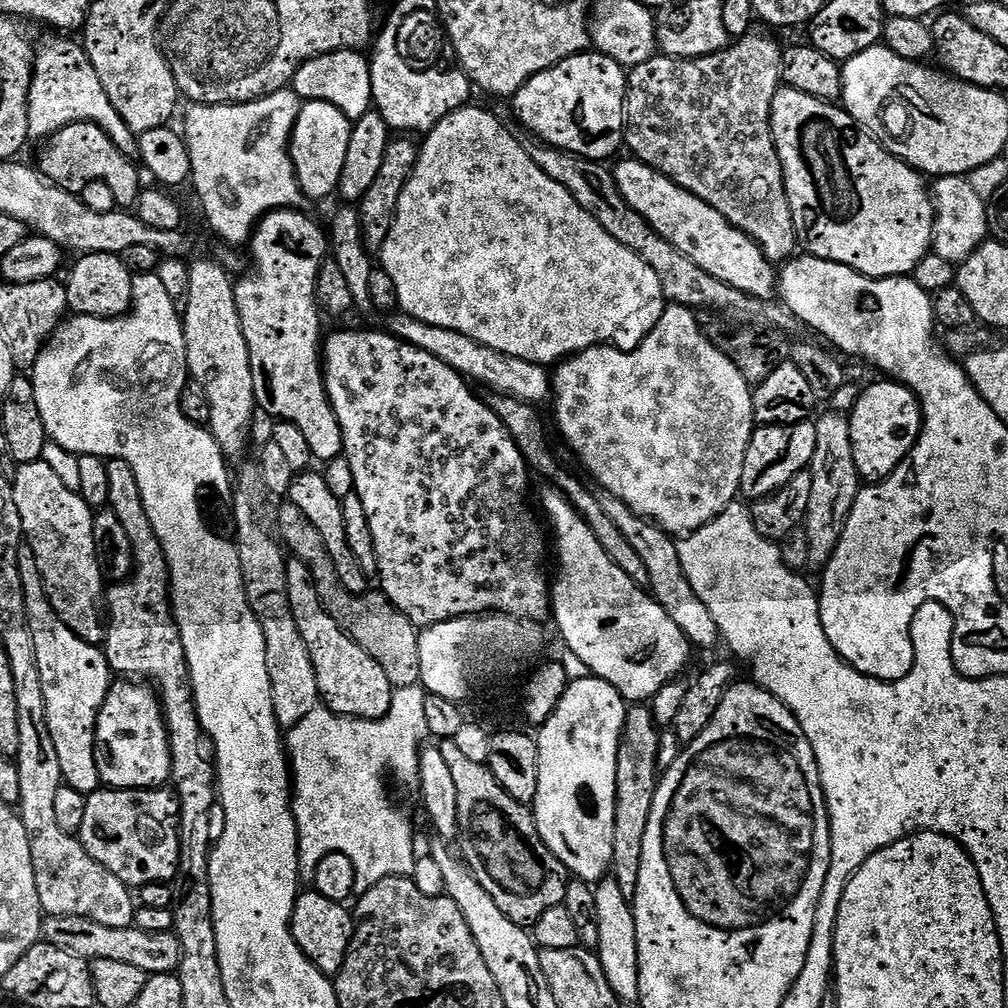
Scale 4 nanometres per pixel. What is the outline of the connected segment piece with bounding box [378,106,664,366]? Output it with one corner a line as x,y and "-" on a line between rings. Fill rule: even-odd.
465,106
457,112
452,112
438,126
434,126
427,133
425,144
420,148
420,157
412,176
406,182
406,190
402,190
402,198
398,202
398,214
394,218
394,226
390,226
390,234
378,253
378,264
384,267
392,288
396,291
399,311
407,316
418,318
418,322
426,322
430,326
440,326
446,330
454,330
458,334
466,334
466,338
474,338
487,348
498,350
507,356
522,358
531,364
555,366
562,360
575,356
578,352
585,352
591,348
607,345
620,332
620,327
639,310
644,299
652,300
663,297
664,291
658,282
658,274
634,254
618,238
606,234
602,226
566,190
566,186
558,186
550,174
546,174
526,154
519,139
511,136
500,125
496,116
491,116
484,108

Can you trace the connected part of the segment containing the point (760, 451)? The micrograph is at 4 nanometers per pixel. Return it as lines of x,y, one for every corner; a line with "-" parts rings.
812,422
780,425
769,423
760,426
752,433
752,441
746,450
746,462
742,466
742,482
740,483
740,496
745,501
755,502
763,496
772,496
794,474
805,471
811,465
814,458
814,446
816,445
816,425

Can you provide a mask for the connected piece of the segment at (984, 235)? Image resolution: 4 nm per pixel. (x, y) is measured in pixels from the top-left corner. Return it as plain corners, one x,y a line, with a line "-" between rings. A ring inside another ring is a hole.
941,176
931,185
932,203
936,206
936,221
932,227
931,251
938,254
938,258
946,258
946,262
957,266
964,264
978,246
982,246
985,240
989,239
988,230
988,206
986,201
978,198
968,181
967,176

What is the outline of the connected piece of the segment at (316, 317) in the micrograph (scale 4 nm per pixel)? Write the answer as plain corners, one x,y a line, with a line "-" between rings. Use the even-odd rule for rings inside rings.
277,210
269,212
259,224
256,225
250,241
250,249
252,248
252,264
256,267
256,273
248,276
244,281
235,285
236,289
236,305
238,306
238,314
242,322
242,334
246,338
246,346
250,354
250,366
254,374
254,394
256,395
256,403
261,413
269,412
273,416
272,420
279,422
292,423
298,429
302,430
303,437
309,442
310,450
313,457
317,461
327,462
338,458
344,450
344,439
342,438
342,430
338,426
338,418
332,409
332,403
328,397
328,391
324,385
324,369
322,367
322,335
320,336
320,314
322,315
321,305
318,303
316,286
319,278
320,267
324,261
330,256
330,236
327,231
320,229
320,224
316,220
311,220
306,213
300,212
304,210

